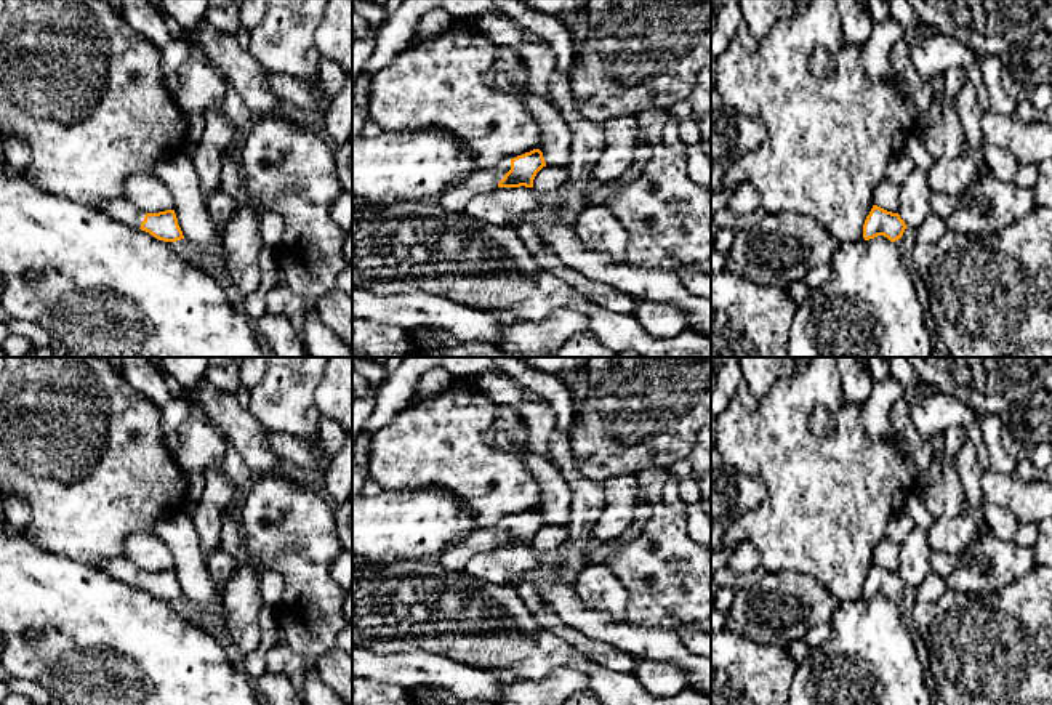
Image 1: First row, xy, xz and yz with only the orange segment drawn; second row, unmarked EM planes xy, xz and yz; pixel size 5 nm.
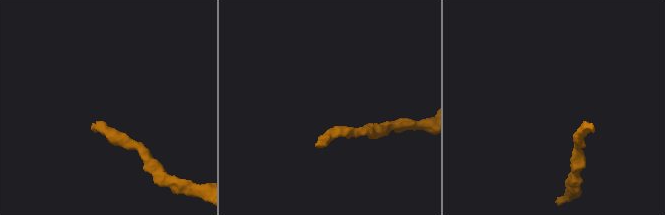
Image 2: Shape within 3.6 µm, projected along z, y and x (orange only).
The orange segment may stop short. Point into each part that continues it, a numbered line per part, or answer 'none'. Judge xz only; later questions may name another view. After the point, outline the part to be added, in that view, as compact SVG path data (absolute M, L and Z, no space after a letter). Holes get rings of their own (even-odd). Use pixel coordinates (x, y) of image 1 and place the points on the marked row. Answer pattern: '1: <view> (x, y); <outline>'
1: xz (479, 181); M511 160L501 162L493 170L476 168L463 184L445 191L436 197L426 199L424 202L436 203L447 212L464 212L468 202L482 192L498 189L498 183L511 170Z

